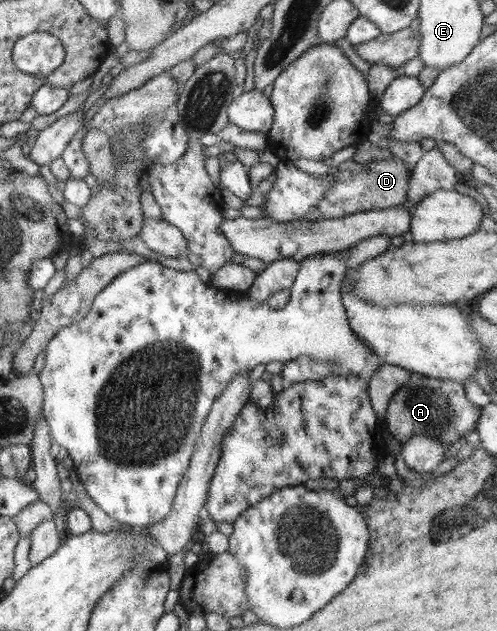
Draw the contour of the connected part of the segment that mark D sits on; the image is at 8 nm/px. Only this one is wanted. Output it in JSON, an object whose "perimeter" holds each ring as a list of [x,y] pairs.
{"perimeter":[[[397,157],[371,161],[365,171],[353,175],[353,180],[341,182],[337,179],[321,200],[304,216],[309,221],[341,218],[359,211],[385,210],[406,203],[409,178],[406,164]]]}

